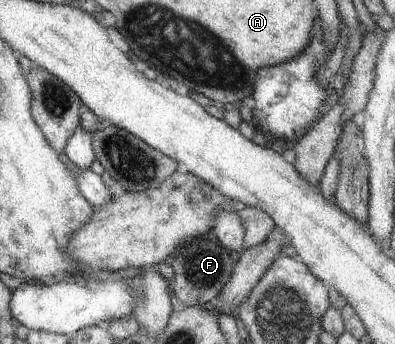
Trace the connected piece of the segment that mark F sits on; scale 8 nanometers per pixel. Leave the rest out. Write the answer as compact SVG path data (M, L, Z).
M210 235L187 239L186 243L181 243L167 260L173 270L173 280L169 282L169 290L186 307L212 302L229 280L235 259L235 255L229 249L222 247Z

